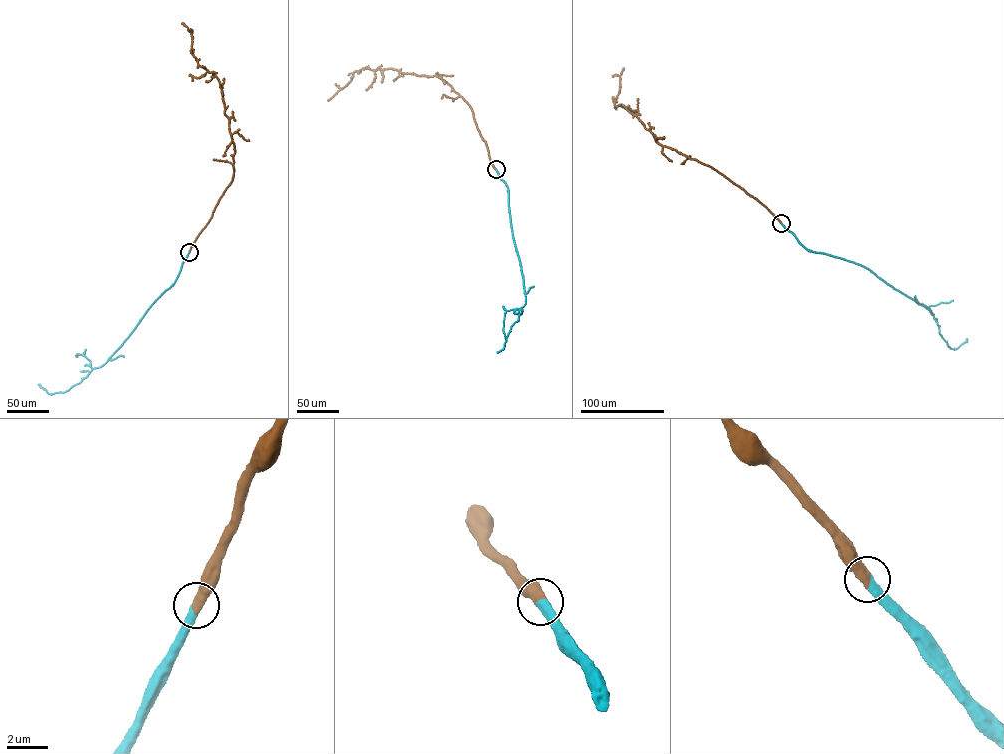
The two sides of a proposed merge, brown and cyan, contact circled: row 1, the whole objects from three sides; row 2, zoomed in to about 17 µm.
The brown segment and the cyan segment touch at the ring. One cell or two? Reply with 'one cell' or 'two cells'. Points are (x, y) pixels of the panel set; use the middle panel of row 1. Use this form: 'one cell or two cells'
one cell

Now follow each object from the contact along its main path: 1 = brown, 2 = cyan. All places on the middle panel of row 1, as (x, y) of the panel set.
1: (496, 169), (471, 108), (438, 77), (364, 68), (354, 72), (349, 82), (327, 100)
2: (496, 170), (507, 188), (511, 226), (526, 299), (504, 348), (497, 352)

